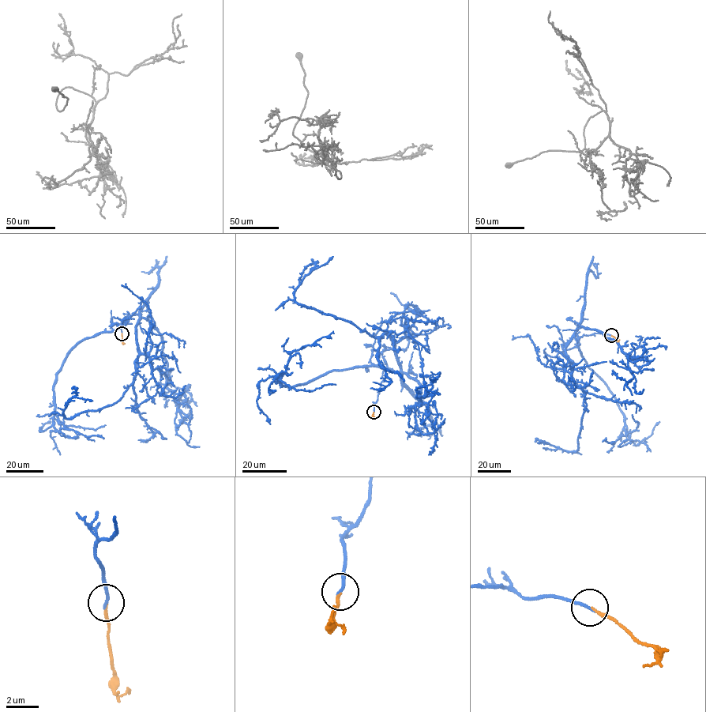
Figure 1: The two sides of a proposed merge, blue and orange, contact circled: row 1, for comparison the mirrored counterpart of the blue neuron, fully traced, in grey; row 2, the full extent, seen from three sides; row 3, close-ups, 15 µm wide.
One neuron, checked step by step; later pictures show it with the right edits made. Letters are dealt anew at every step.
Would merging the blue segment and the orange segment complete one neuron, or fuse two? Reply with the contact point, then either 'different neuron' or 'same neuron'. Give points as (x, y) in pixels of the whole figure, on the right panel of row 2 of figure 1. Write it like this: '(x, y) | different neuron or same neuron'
(611, 335) | same neuron

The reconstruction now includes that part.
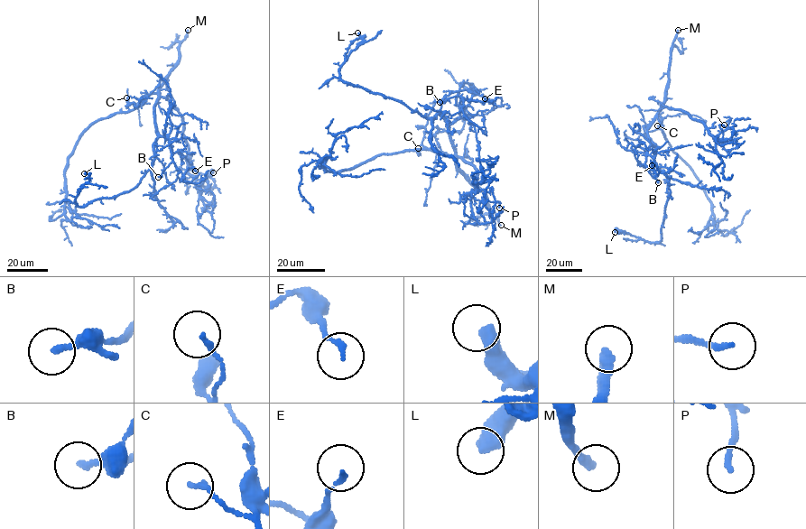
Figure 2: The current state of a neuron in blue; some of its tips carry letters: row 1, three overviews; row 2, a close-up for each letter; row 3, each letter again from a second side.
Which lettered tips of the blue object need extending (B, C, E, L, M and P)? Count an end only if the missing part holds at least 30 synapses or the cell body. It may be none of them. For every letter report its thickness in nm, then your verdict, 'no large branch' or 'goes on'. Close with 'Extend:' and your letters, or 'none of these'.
B: 200 nm | no large branch
C: 150 nm | no large branch
E: 150 nm | no large branch
L: 550 nm | no large branch
M: 320 nm | goes on
P: 170 nm | no large branch
Extend: M

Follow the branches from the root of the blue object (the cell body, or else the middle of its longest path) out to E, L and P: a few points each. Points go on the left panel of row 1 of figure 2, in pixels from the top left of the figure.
E: (158, 96), (155, 128), (161, 135), (168, 135), (177, 168), (183, 174), (192, 167), (195, 171)
L: (158, 96), (154, 158), (137, 185), (79, 207), (75, 197), (89, 180), (84, 173)
P: (158, 96), (166, 98), (181, 116), (189, 148), (187, 171), (201, 183), (213, 172)

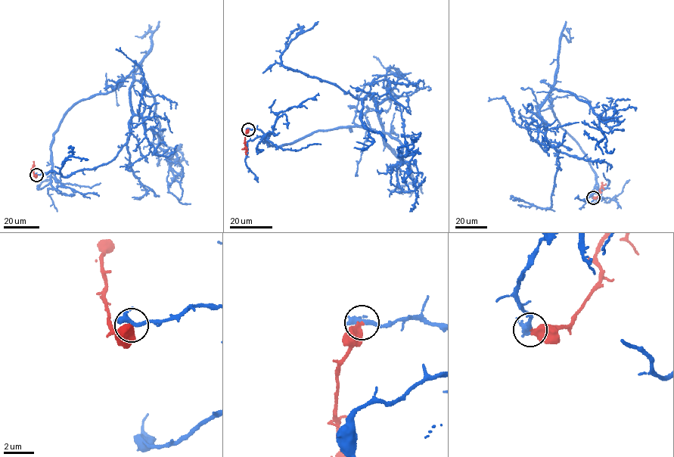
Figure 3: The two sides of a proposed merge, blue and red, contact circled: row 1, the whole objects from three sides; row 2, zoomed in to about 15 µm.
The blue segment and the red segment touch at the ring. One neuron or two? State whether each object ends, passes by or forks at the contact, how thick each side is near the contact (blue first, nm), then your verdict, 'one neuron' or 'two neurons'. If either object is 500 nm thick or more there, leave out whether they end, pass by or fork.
blue passes by | red ends | 320/440 nm | one neuron

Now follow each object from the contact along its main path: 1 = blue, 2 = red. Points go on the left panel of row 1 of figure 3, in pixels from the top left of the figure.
1: (36, 175), (52, 170), (67, 111), (132, 77), (117, 155), (63, 176), (65, 159), (88, 160)
2: (36, 175), (34, 175), (34, 165)

